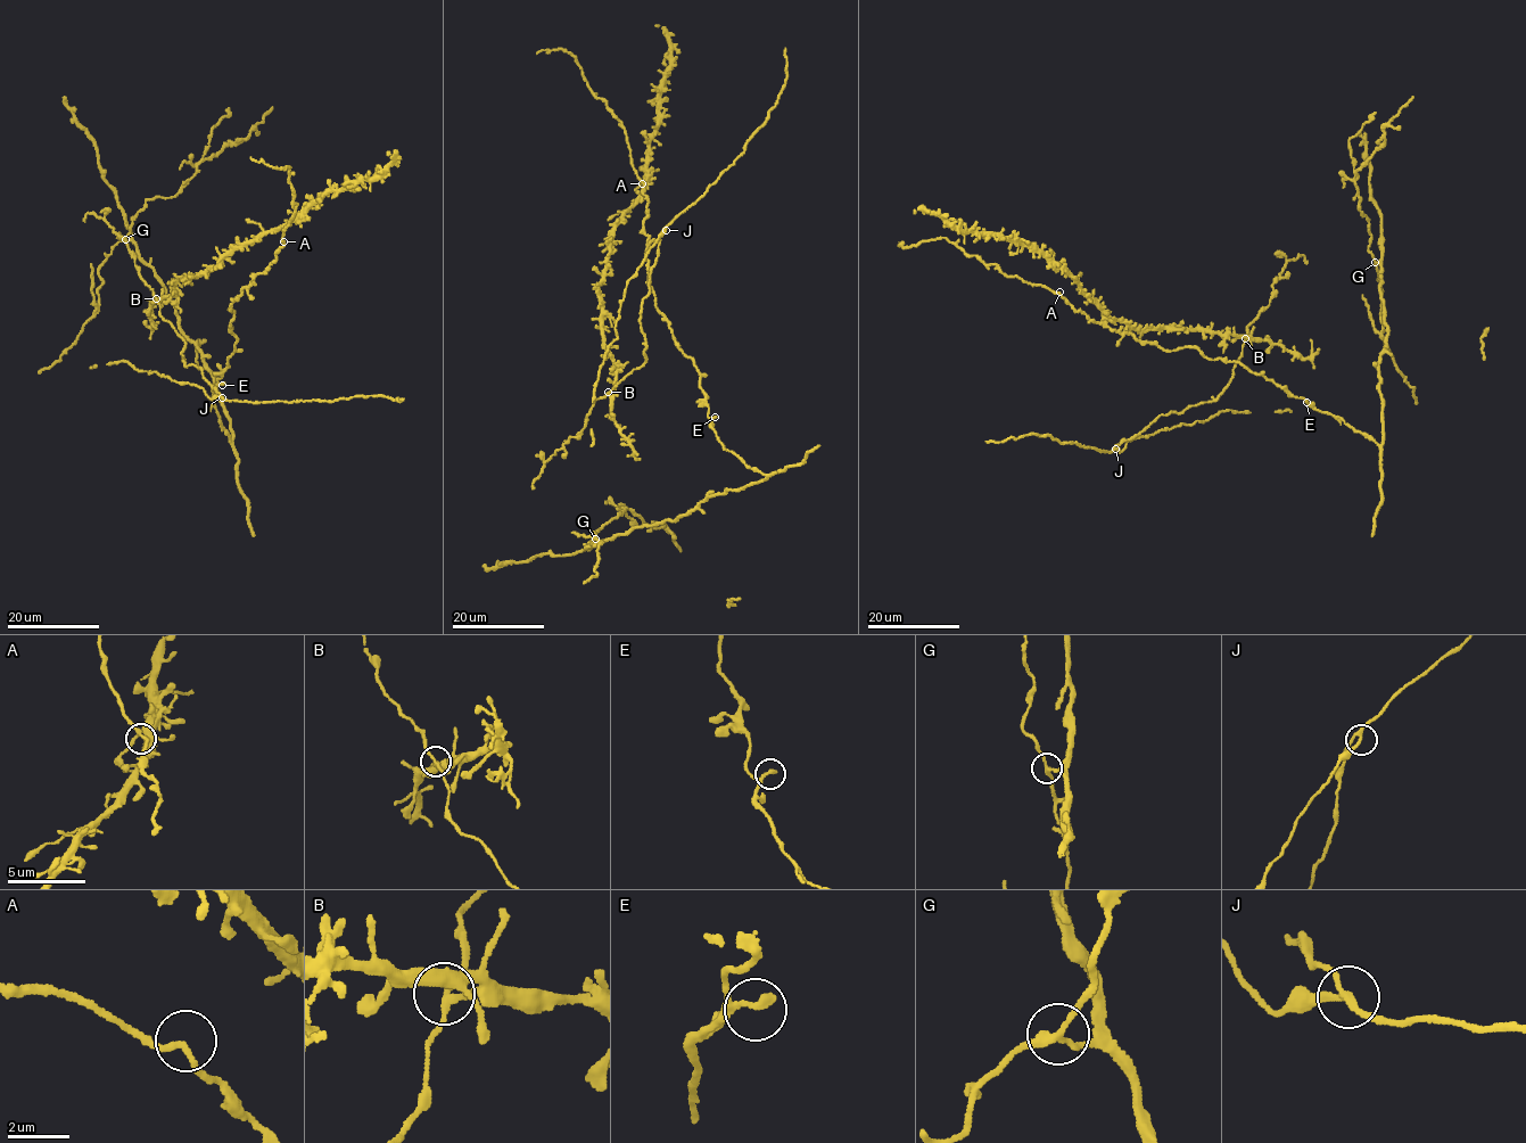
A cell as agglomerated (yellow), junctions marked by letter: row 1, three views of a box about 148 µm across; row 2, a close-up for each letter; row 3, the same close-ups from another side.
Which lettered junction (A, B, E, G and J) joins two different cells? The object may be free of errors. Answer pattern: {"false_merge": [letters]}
{"false_merge": ["G"]}

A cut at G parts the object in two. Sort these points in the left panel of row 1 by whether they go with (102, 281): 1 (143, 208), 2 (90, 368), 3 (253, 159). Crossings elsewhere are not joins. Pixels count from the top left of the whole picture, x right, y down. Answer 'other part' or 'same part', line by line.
1: same part
2: other part
3: other part

